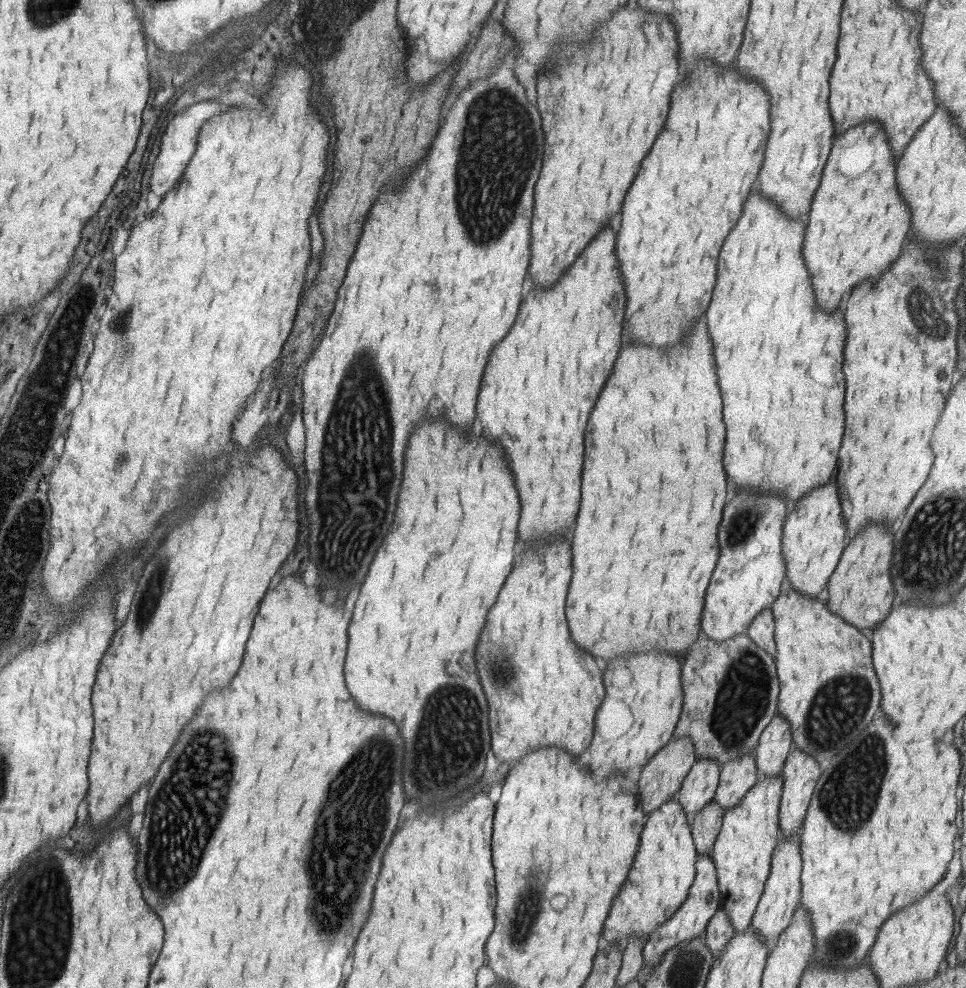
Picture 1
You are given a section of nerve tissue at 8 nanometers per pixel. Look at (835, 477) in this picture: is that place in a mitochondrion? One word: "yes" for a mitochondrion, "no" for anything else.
no

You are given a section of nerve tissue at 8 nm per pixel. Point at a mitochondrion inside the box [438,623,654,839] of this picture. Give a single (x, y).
(501, 669)

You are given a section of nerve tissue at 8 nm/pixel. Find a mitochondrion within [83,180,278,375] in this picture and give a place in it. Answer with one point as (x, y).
(120, 324)

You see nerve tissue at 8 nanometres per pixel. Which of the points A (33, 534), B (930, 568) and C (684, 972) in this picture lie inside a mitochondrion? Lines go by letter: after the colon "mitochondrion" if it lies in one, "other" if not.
A: other
B: mitochondrion
C: mitochondrion

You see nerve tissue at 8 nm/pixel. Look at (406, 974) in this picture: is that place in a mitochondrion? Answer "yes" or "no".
no

